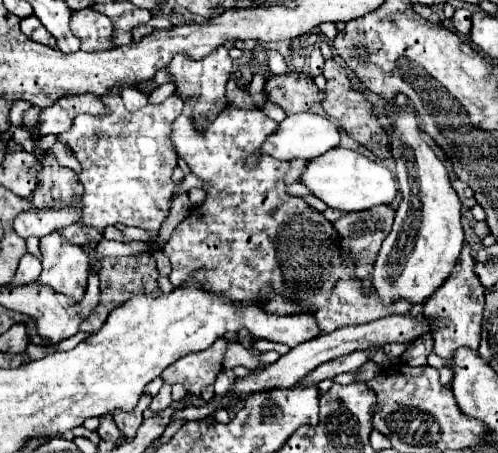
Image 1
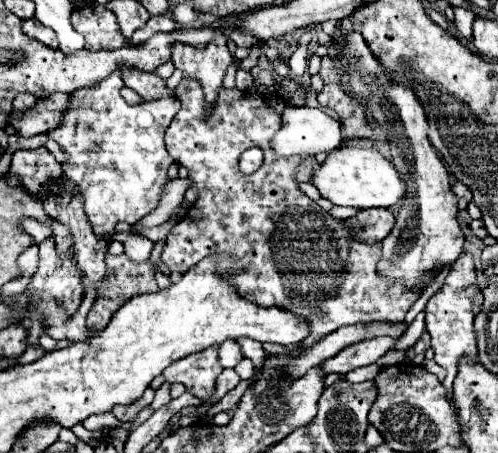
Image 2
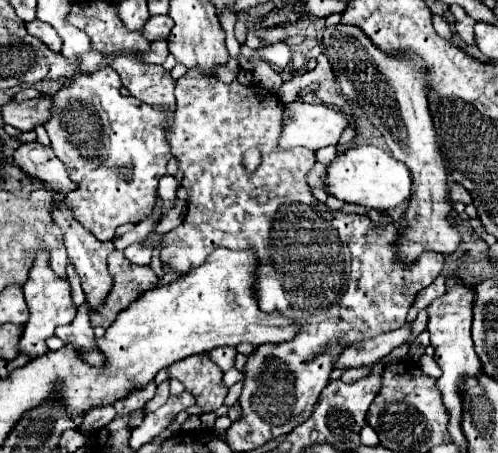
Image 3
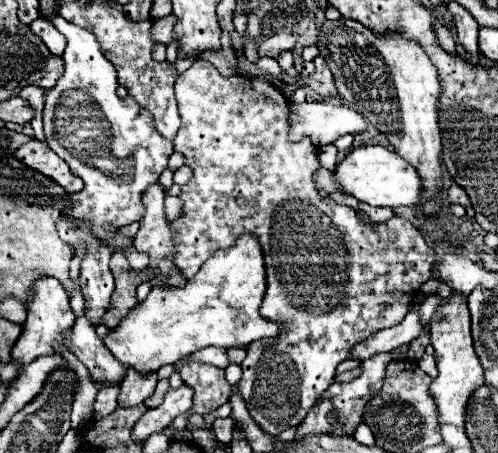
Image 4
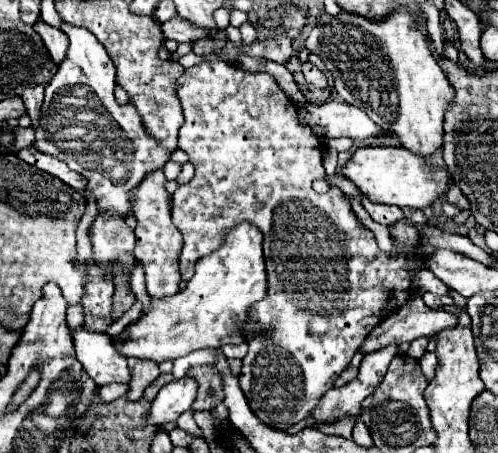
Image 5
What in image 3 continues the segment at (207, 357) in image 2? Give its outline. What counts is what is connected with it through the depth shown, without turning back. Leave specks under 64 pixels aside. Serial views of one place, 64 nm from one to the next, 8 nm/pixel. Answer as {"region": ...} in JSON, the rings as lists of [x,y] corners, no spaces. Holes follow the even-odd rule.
{"region":[[[206,352],[168,366],[168,378],[180,380],[184,388],[196,398],[196,404],[204,408],[204,412],[218,410],[228,394],[228,388],[222,386],[222,370],[210,360]]]}

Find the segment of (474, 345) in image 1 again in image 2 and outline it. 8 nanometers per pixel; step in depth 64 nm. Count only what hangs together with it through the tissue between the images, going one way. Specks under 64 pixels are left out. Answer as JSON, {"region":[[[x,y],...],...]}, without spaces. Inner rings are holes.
{"region":[[[464,252],[460,258],[452,264],[444,286],[428,300],[426,304],[426,330],[432,336],[432,350],[436,354],[436,362],[446,368],[446,380],[442,382],[448,390],[448,398],[452,398],[452,382],[458,372],[458,360],[460,358],[478,358],[476,352],[476,334],[474,334],[474,318],[480,312],[482,296],[480,296],[480,284],[476,280],[476,268],[472,262],[472,254]]]}

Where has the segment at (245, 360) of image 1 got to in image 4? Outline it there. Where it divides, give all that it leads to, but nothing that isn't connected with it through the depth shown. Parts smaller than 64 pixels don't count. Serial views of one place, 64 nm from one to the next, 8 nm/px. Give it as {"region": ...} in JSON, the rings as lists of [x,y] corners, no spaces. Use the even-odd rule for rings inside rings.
{"region":[[[206,348],[206,350],[200,350],[200,352],[194,352],[192,356],[184,358],[186,360],[200,360],[200,362],[208,362],[208,364],[214,364],[218,368],[226,368],[230,364],[230,358],[226,354],[226,348]]]}

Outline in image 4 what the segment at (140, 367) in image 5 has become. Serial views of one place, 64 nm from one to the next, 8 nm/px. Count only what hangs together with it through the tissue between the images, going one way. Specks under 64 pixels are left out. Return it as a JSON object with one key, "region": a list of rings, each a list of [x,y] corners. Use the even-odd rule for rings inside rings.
{"region":[[[130,370],[124,378],[124,382],[120,384],[120,396],[118,396],[118,406],[138,406],[142,404],[146,398],[152,396],[154,388],[156,388],[156,374],[146,374],[142,376],[136,370]]]}

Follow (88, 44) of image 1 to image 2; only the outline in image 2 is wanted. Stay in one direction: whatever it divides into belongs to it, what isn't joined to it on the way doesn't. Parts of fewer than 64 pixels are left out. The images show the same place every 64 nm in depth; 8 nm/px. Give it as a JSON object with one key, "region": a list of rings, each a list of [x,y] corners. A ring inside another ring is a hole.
{"region":[[[84,2],[72,10],[72,28],[84,36],[86,50],[116,50],[128,46],[128,40],[124,40],[120,34],[116,16],[96,2]]]}

